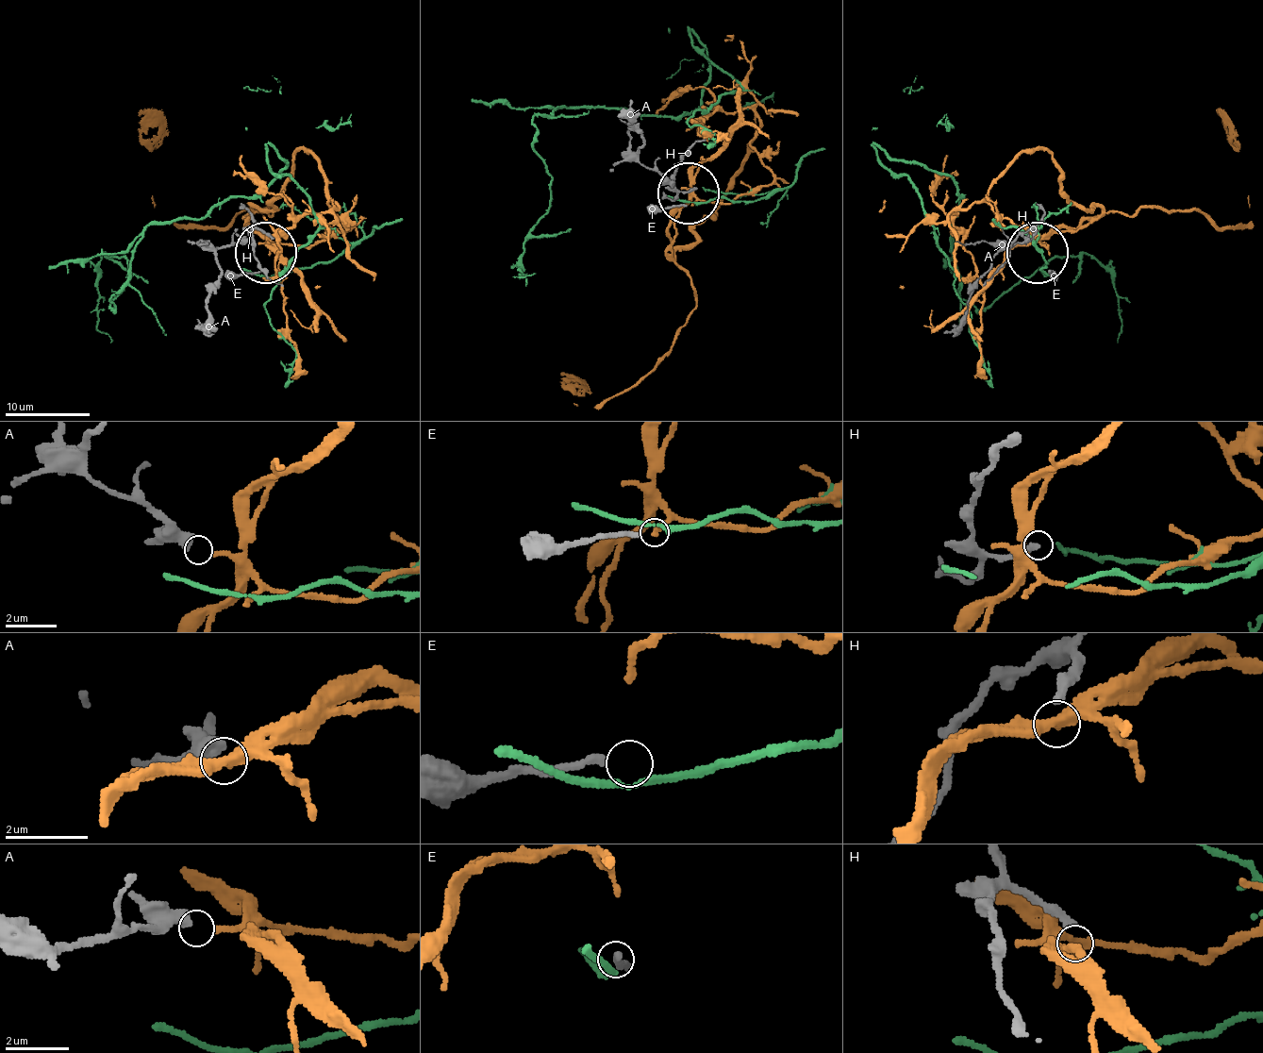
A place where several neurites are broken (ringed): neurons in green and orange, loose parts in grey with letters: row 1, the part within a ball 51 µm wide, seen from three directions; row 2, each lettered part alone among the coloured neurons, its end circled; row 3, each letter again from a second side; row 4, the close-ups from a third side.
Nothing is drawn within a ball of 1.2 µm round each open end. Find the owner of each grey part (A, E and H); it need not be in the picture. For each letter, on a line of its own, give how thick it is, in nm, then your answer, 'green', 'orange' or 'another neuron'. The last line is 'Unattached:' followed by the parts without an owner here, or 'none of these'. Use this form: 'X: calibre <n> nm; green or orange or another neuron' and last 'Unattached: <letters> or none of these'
A: calibre 440 nm; orange
E: calibre 190 nm; another neuron
H: calibre 280 nm; another neuron
Unattached: E, H

